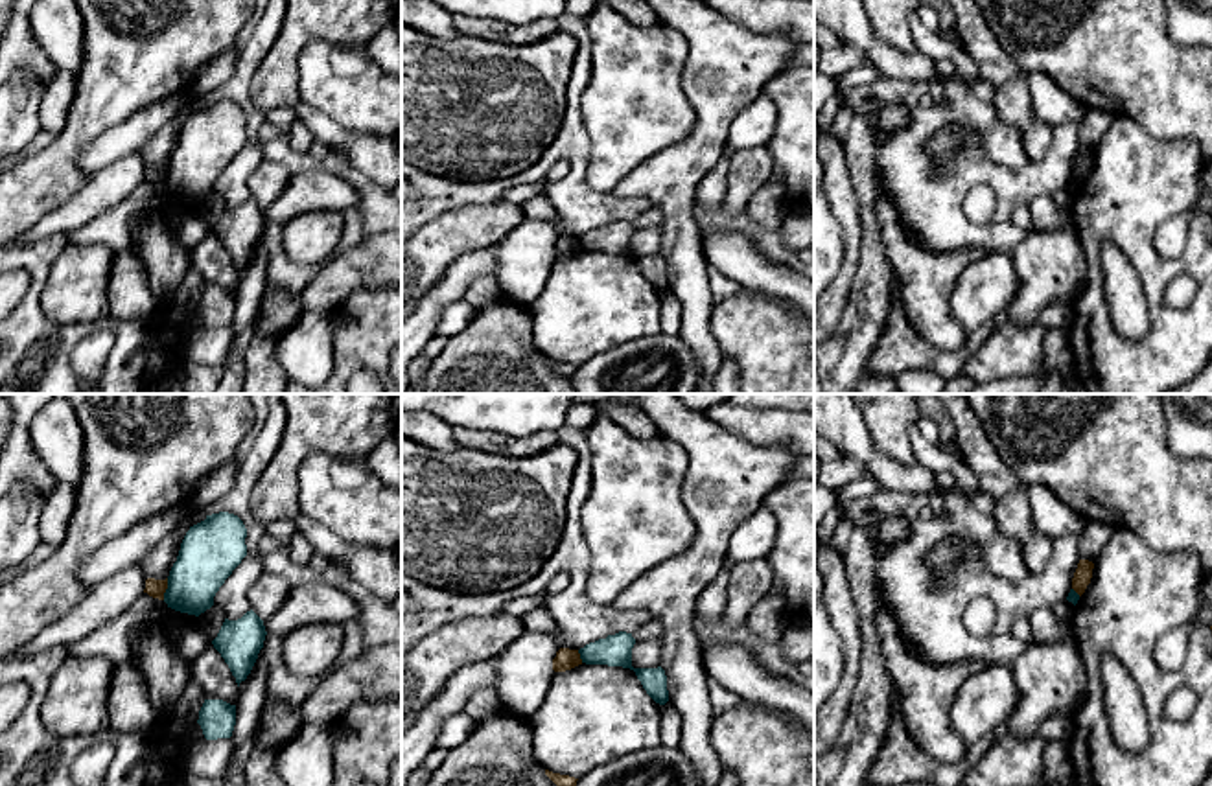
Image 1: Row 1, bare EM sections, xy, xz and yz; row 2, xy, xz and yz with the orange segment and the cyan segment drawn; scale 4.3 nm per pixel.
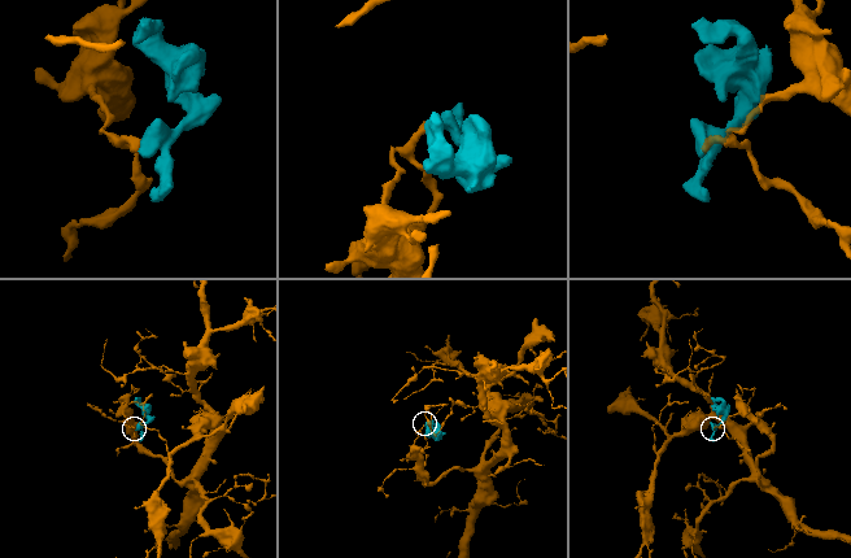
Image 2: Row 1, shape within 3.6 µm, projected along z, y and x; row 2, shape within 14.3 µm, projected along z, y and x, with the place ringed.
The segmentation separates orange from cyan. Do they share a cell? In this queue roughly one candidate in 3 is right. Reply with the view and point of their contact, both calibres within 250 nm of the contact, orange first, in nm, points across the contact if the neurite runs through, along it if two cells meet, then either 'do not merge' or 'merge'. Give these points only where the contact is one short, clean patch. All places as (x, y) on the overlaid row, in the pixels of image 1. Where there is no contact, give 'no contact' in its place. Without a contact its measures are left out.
xy (166, 588) | 80/260 nm | along xy (168, 578), (163, 599) | do not merge

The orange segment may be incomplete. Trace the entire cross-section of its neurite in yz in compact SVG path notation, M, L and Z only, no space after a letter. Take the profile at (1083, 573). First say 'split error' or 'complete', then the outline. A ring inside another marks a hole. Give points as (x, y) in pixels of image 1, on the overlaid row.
complete | M1079 560L1078 569L1072 578L1072 589L1081 596L1090 584L1094 563L1089 560Z

